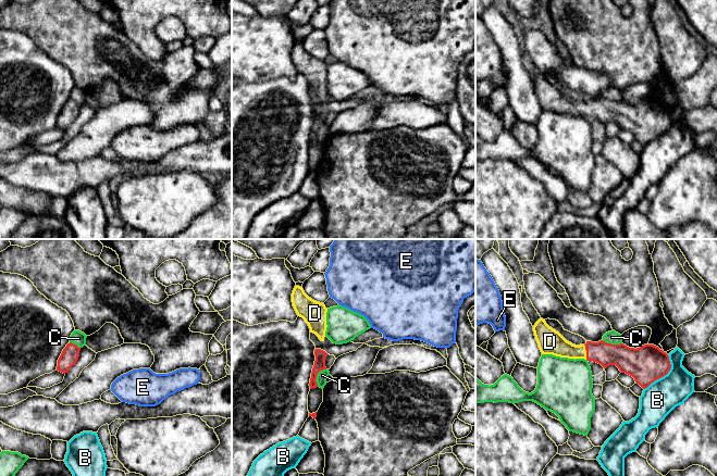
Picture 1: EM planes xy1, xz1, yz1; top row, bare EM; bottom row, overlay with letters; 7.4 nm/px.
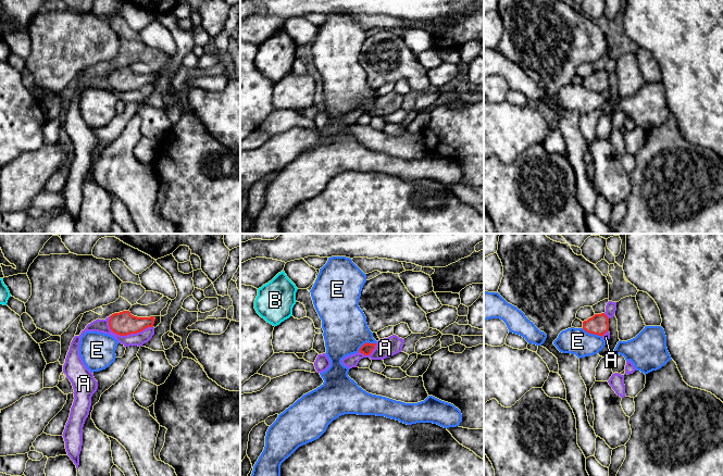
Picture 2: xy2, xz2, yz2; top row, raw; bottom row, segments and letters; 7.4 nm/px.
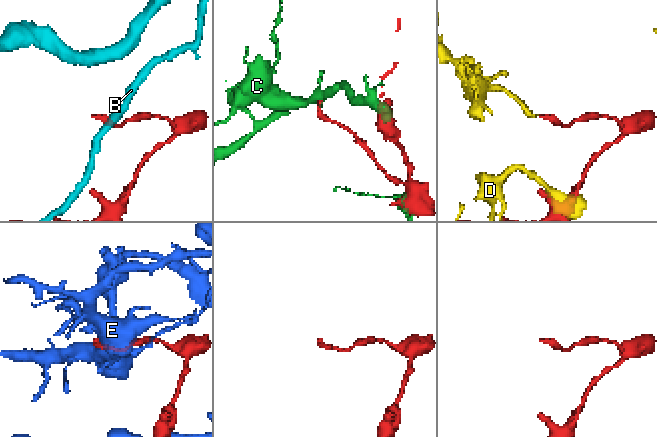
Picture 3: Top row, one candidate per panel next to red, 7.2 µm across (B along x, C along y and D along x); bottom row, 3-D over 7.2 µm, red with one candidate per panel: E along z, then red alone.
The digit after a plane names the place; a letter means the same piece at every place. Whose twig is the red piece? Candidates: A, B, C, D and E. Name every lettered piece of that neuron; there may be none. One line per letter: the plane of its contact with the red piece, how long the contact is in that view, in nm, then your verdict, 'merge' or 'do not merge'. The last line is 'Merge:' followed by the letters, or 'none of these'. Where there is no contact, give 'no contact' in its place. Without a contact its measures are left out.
A: contact in xy2; length 340 nm; do not merge
B: contact in yz1; length 320 nm; do not merge
C: contact in xz1; length 150 nm; do not merge
D: contact in yz1; length 110 nm; merge
E: contact in xz2; length 150 nm; do not merge
Merge: D

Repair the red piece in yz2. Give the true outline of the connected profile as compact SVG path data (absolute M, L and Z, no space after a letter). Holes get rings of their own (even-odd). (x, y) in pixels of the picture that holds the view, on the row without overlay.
M604 70L595 71L583 78L583 86L589 90L602 93L609 87L609 75Z

